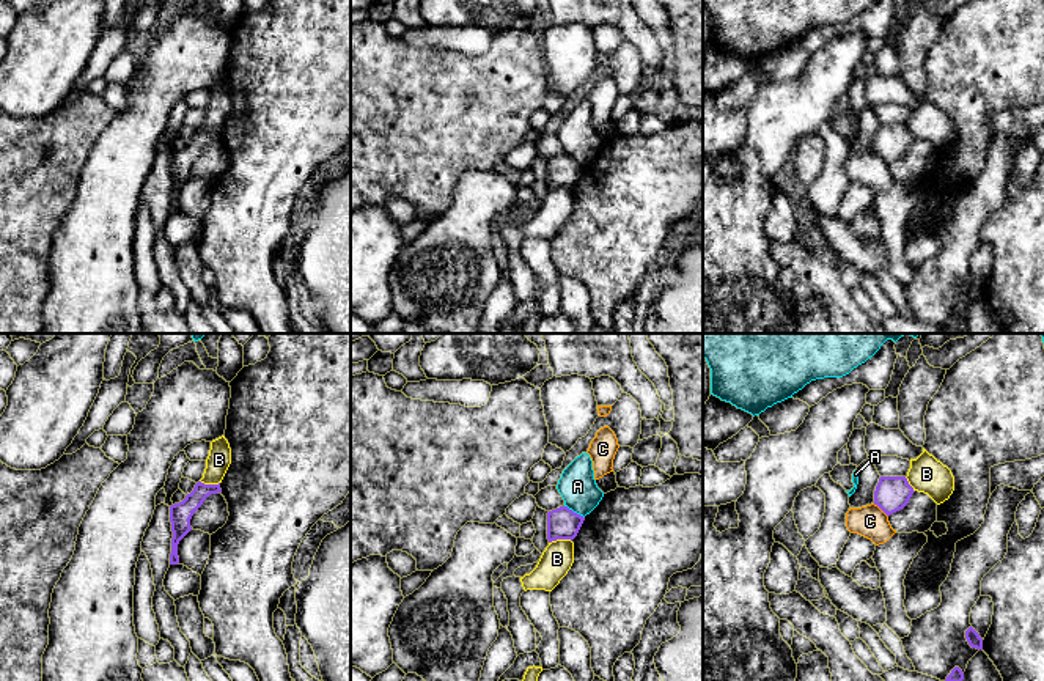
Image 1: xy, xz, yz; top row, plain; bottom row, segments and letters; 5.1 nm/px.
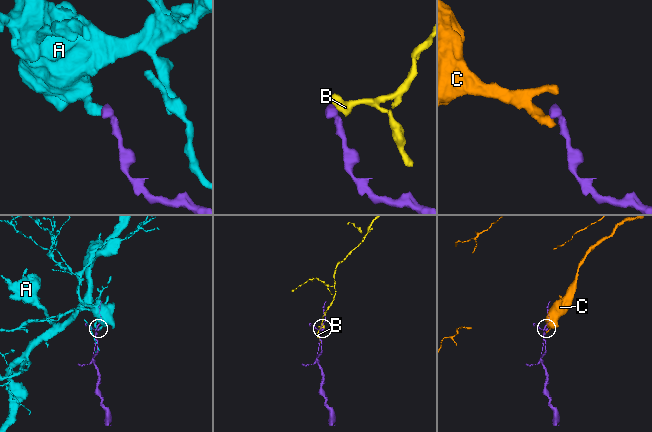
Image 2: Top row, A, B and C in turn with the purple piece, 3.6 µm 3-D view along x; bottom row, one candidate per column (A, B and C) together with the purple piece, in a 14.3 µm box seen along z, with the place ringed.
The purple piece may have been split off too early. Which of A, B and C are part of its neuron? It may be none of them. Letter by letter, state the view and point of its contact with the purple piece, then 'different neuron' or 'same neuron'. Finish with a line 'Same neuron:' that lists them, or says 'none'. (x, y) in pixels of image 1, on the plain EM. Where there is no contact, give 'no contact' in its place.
A: contact xz (573, 159); different neuron
B: contact xz (560, 186); different neuron
C: contact yz (881, 156); different neuron
Same neuron: none

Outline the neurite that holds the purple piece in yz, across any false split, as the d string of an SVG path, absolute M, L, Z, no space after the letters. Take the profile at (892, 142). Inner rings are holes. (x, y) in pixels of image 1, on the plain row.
M880 124L874 138L874 153L890 164L902 157L914 140L906 124Z

